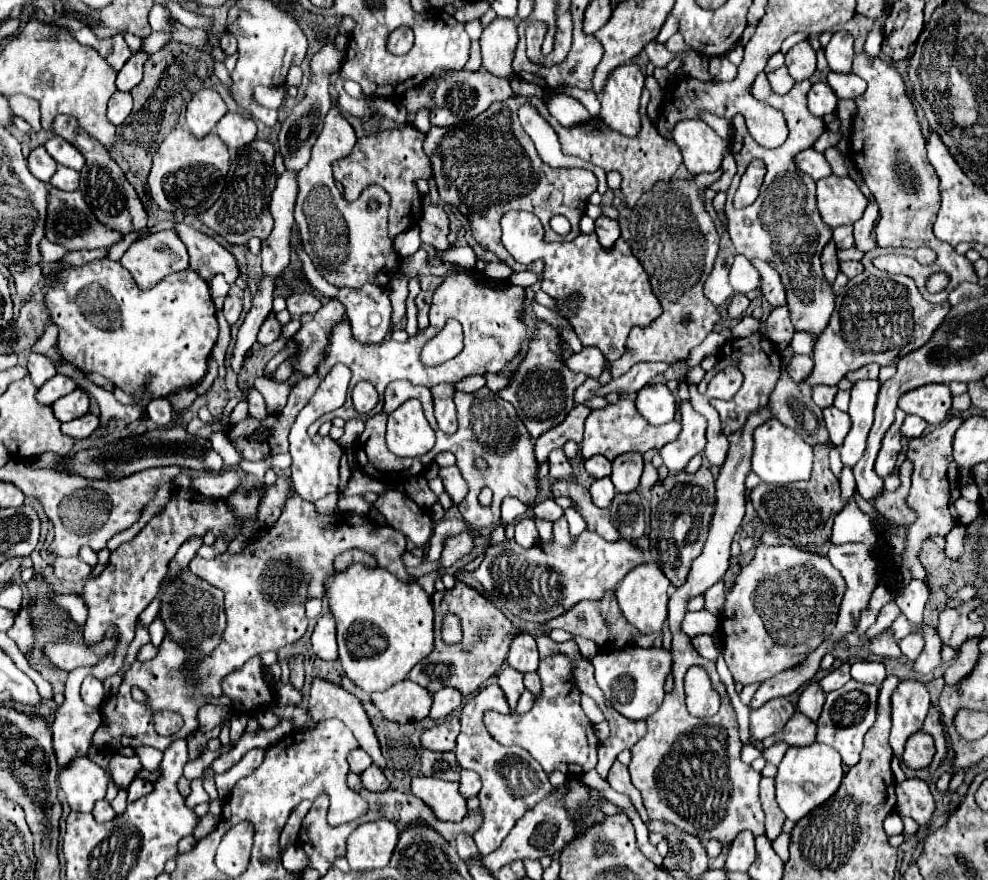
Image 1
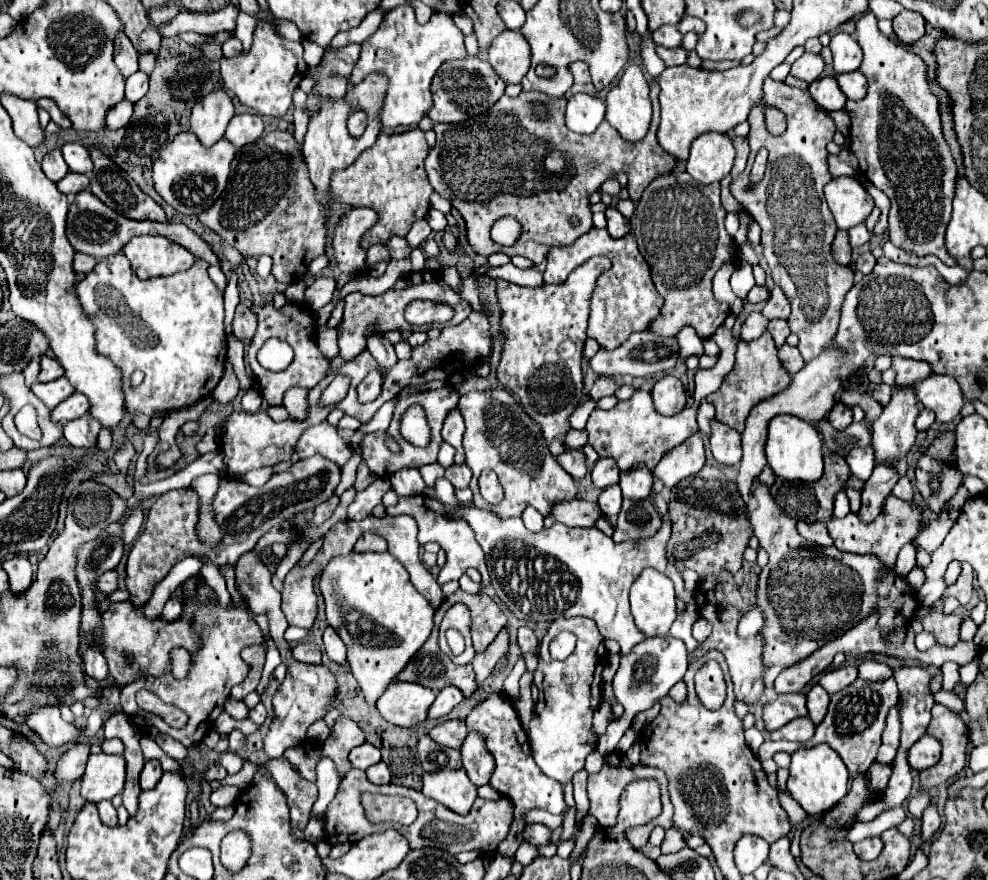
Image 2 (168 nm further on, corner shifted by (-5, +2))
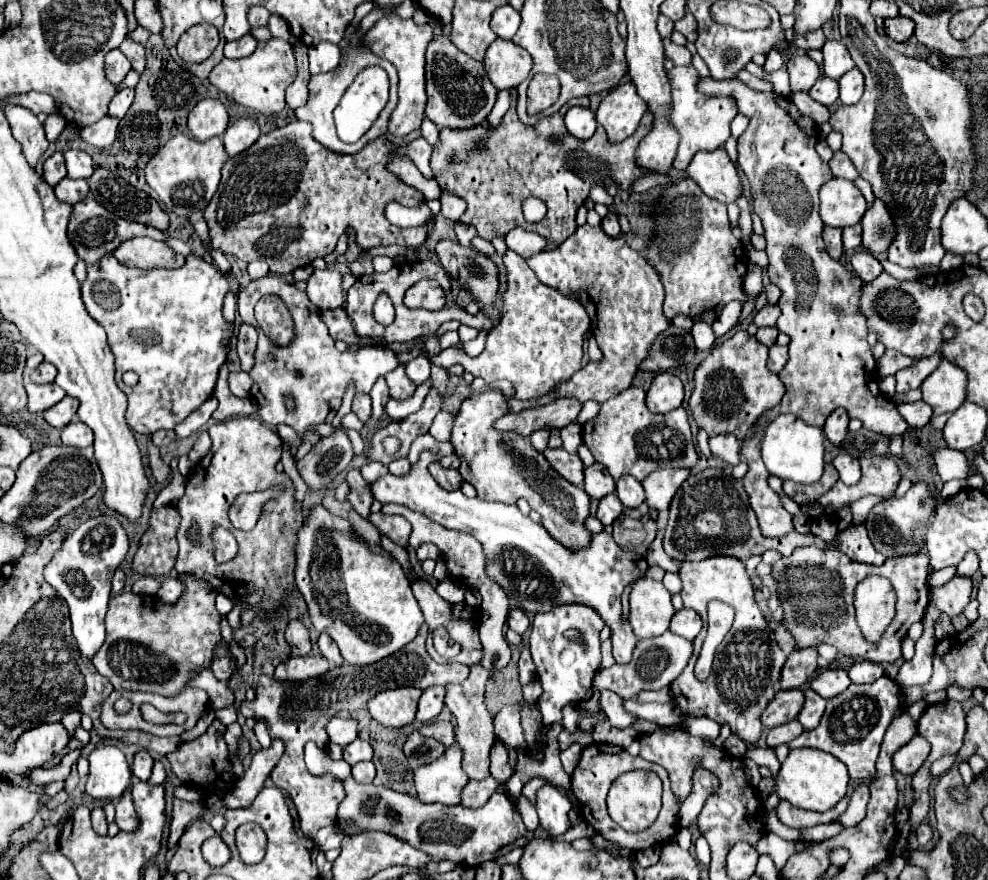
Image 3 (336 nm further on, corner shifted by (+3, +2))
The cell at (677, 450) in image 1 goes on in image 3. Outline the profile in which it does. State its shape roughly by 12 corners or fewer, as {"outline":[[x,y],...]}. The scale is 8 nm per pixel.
{"outline":[[668,470],[642,480],[644,504],[656,512],[668,510],[676,490],[690,474]]}

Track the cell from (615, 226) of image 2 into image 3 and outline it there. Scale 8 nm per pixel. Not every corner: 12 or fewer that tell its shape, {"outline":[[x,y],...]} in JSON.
{"outline":[[608,212],[602,230],[608,236],[620,236],[618,214]]}

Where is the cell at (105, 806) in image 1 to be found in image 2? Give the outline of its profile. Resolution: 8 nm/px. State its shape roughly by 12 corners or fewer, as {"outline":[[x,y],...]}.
{"outline":[[110,800],[98,802],[100,820],[116,826],[116,808]]}

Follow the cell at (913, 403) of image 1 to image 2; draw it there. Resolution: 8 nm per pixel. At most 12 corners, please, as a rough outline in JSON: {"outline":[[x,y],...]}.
{"outline":[[952,376],[916,384],[916,400],[952,422],[964,404]]}

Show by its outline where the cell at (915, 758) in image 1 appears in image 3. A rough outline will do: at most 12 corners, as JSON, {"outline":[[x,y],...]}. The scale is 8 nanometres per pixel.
{"outline":[[918,734],[892,758],[902,774],[916,774],[930,754]]}

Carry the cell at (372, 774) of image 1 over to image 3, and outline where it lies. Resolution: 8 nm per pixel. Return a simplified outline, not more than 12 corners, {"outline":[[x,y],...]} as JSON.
{"outline":[[372,762],[352,766],[352,776],[360,784],[372,784],[376,770]]}

